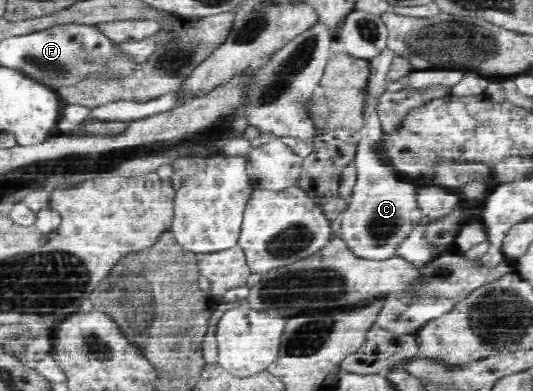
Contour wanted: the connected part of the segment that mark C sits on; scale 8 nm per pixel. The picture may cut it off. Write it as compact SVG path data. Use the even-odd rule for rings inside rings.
M384 49L376 58L369 60L369 75L365 87L365 121L360 132L360 140L354 157L356 181L348 206L341 212L343 220L343 240L347 241L355 255L373 261L389 259L396 255L399 243L410 235L415 225L422 219L421 210L416 202L417 185L409 182L390 163L385 153L386 133L383 131L379 115L380 99L389 92L391 80L388 78L395 55Z

